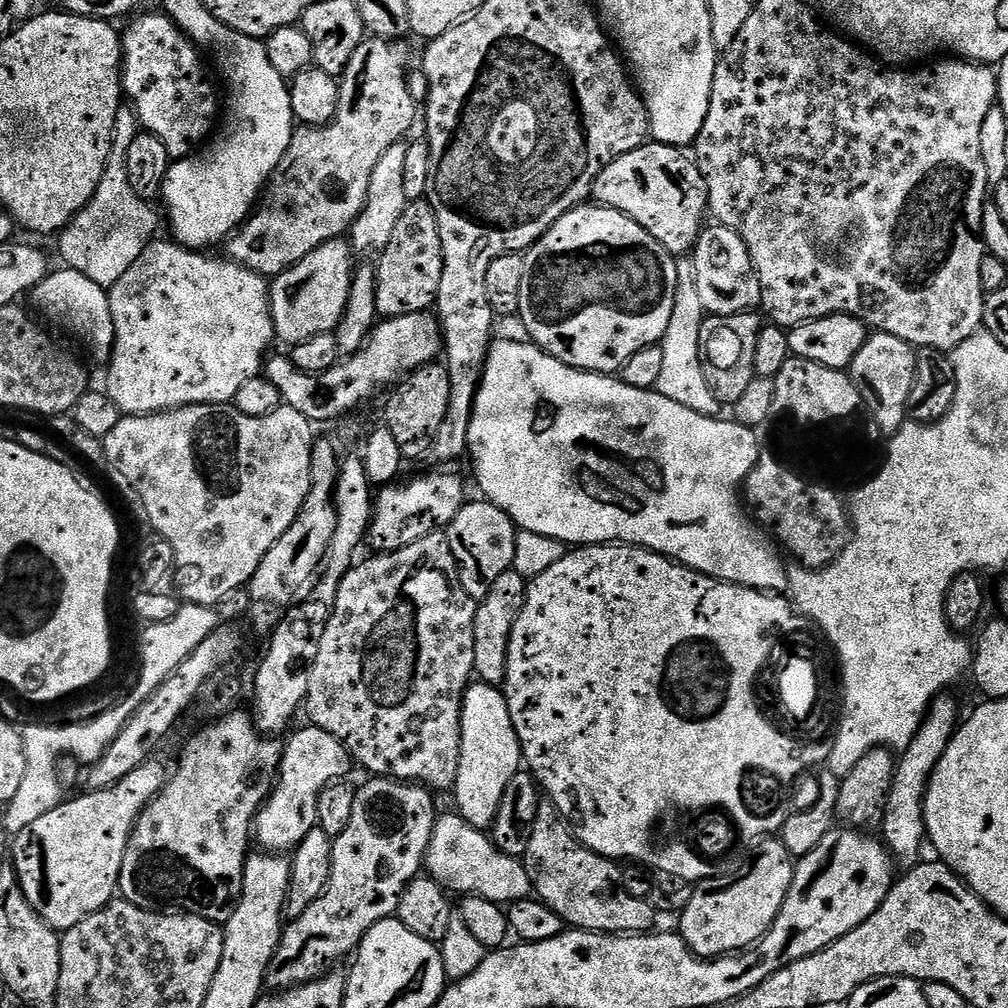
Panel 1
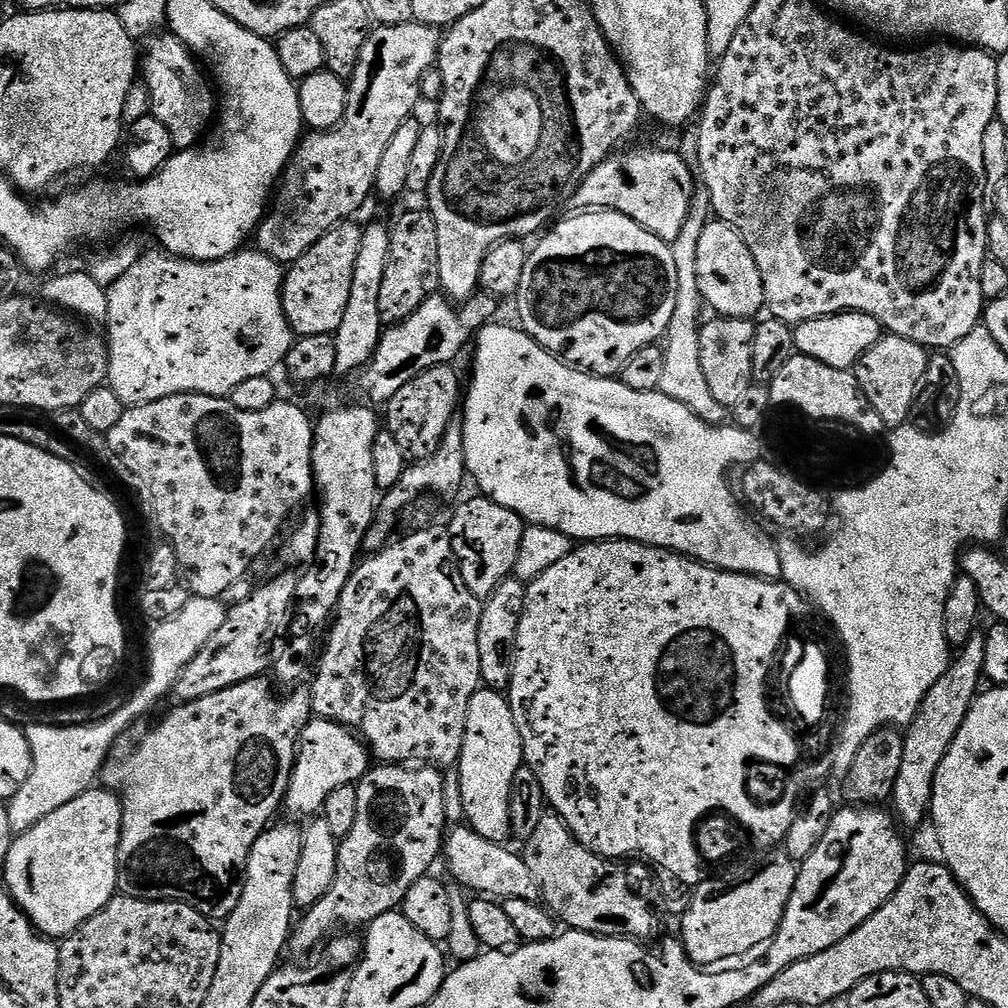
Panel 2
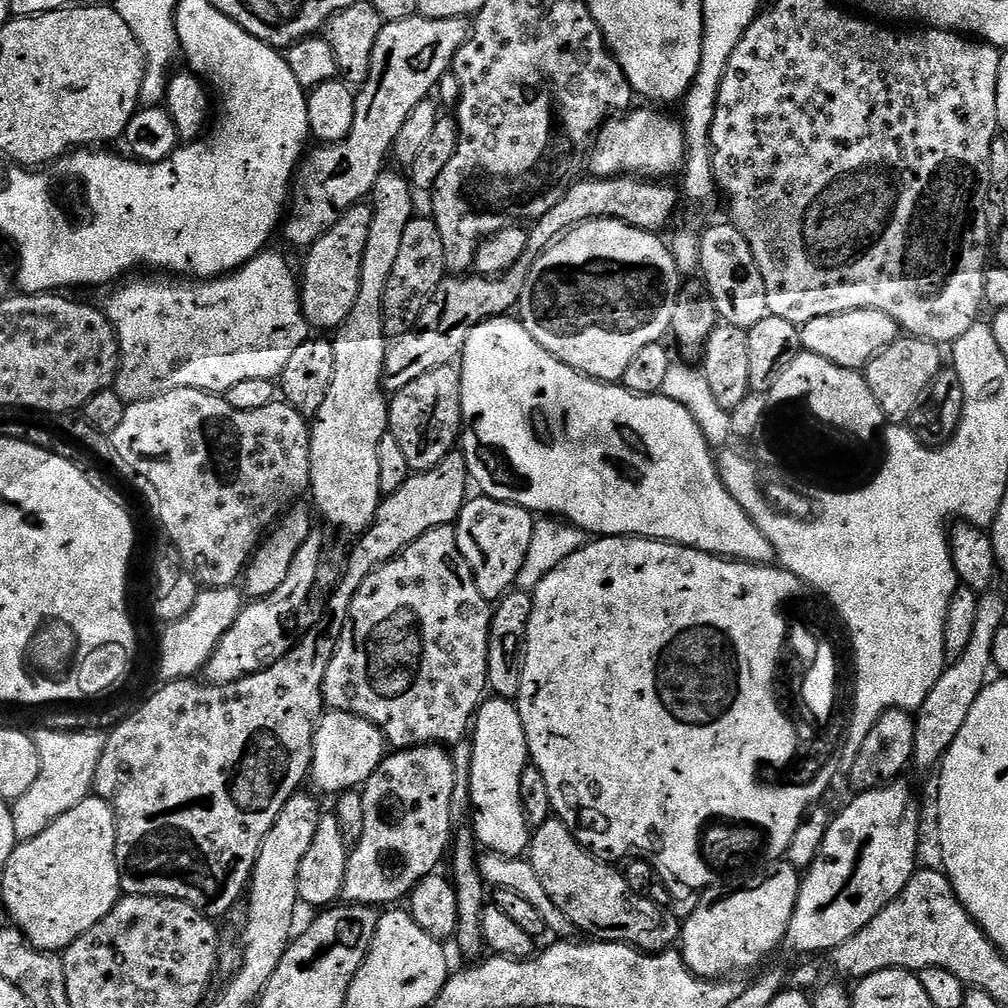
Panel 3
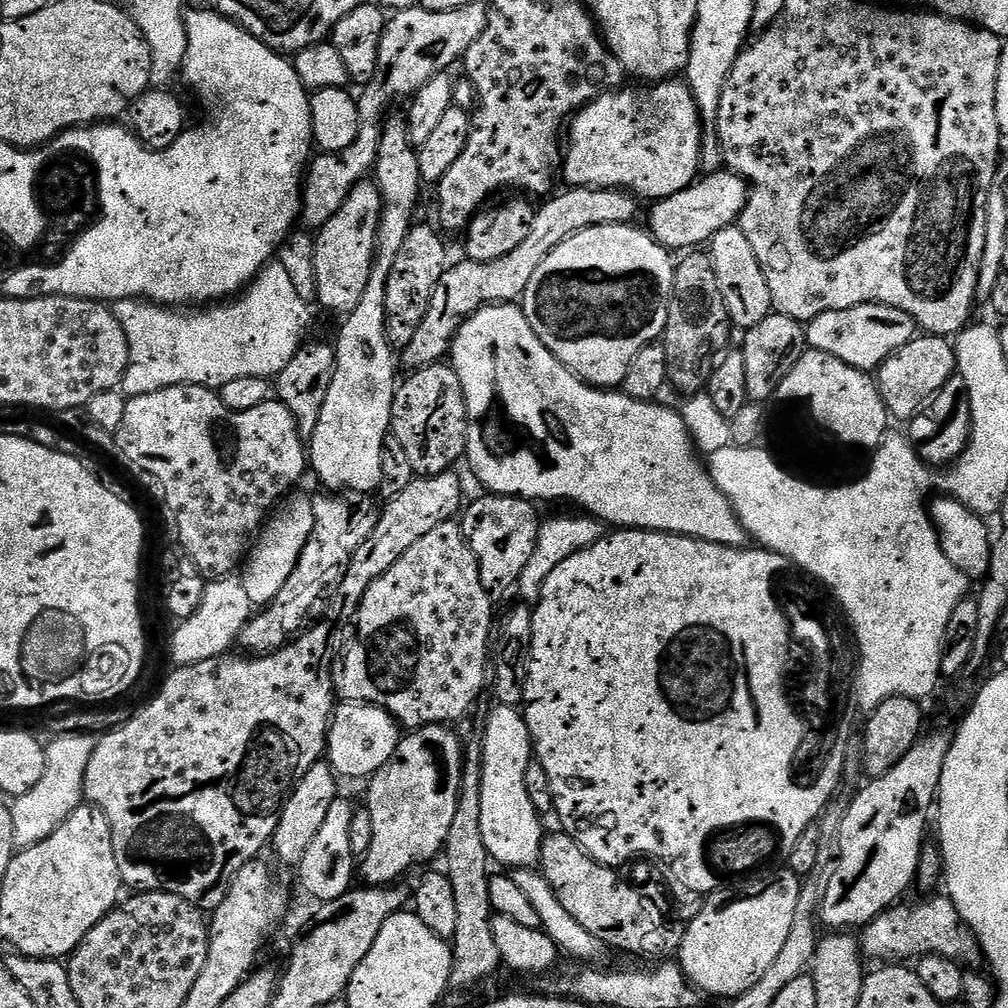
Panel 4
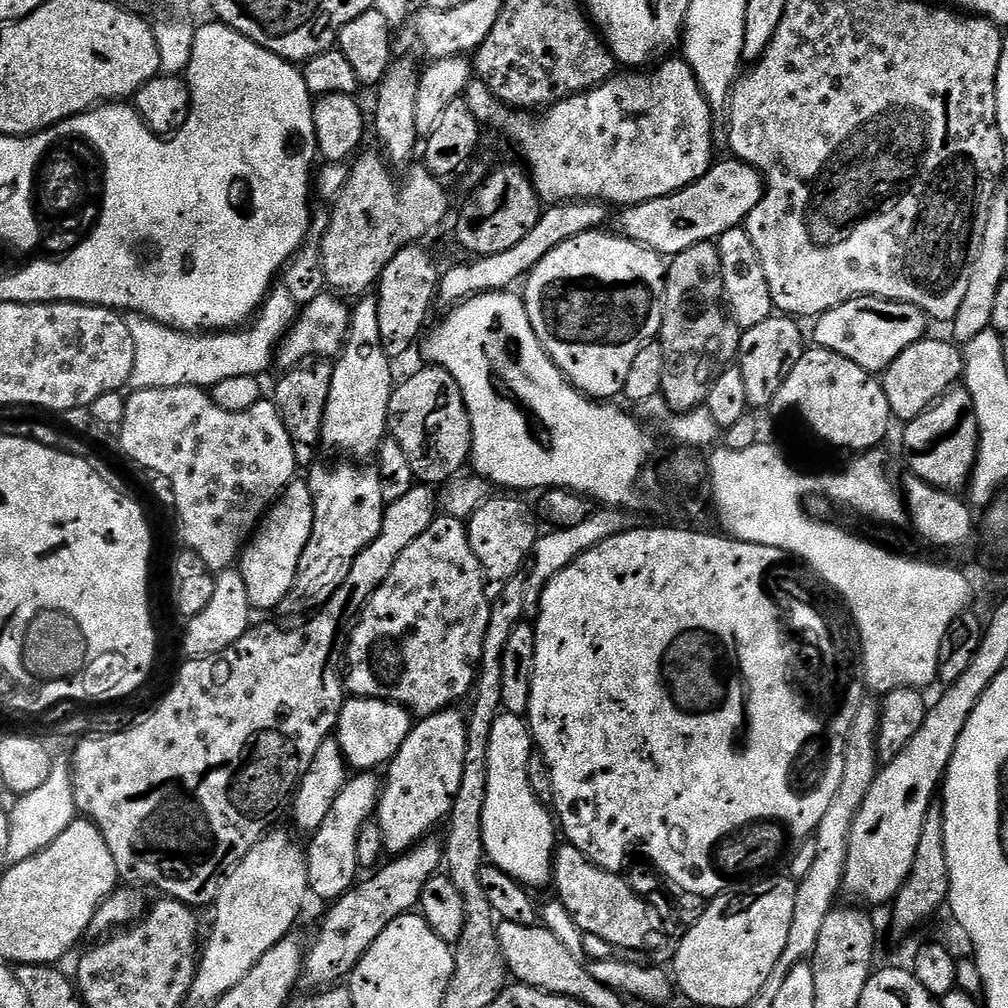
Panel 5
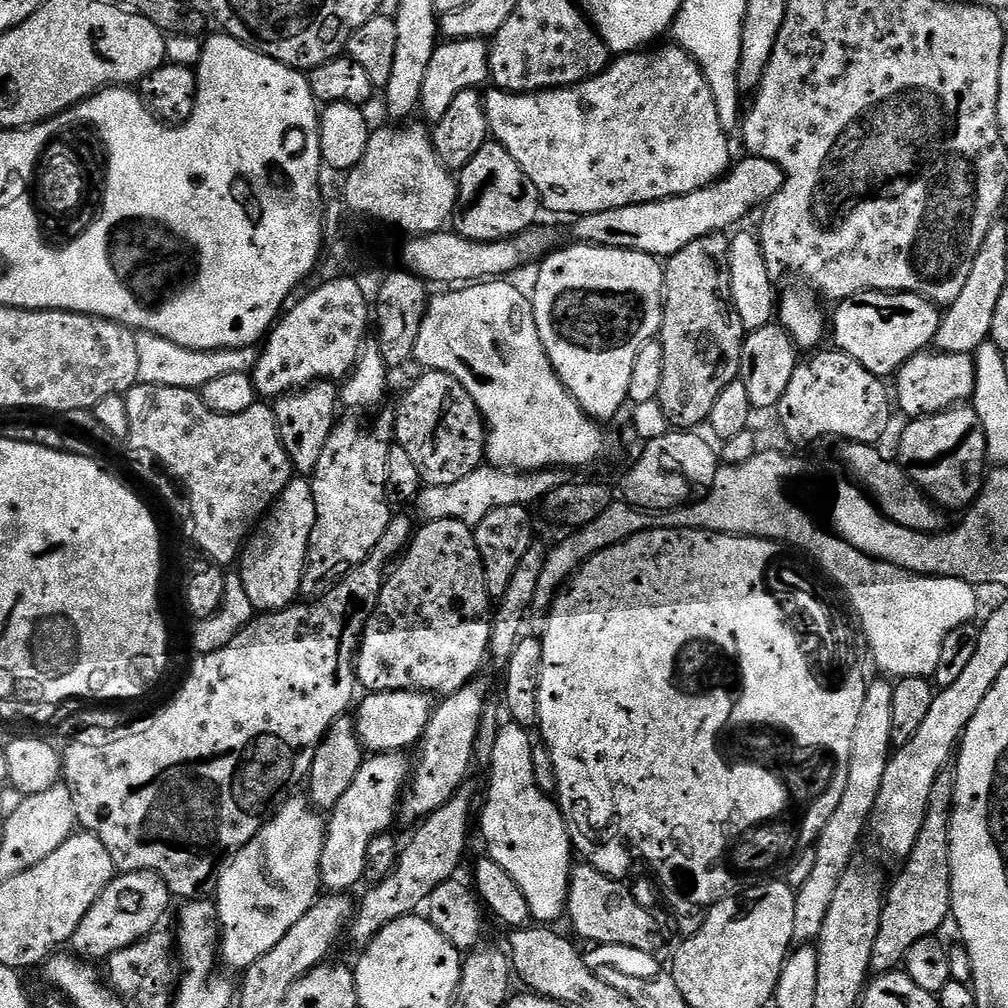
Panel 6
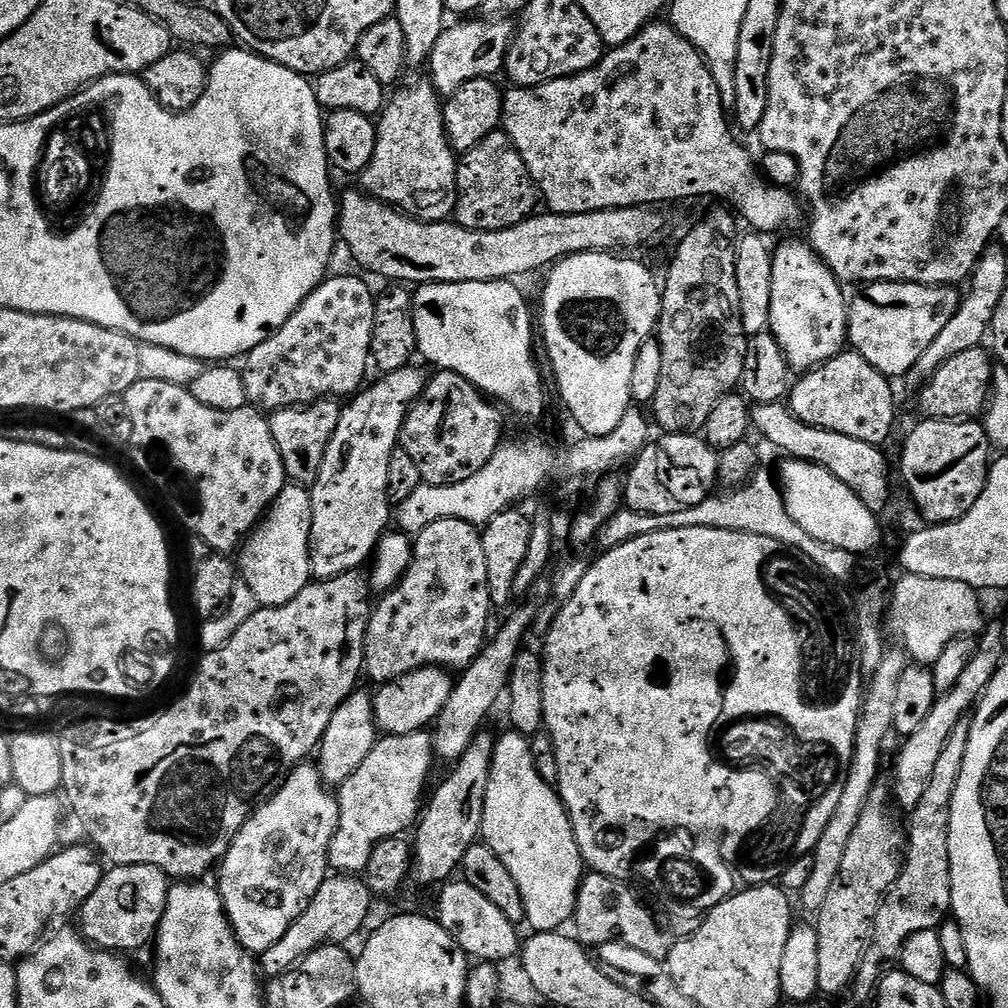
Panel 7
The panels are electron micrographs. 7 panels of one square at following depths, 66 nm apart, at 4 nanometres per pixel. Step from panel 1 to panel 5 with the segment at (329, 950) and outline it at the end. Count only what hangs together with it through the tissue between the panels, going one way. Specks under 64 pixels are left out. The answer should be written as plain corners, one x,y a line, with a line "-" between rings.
455,707
435,712
433,716
417,719
408,731
406,742
398,750
393,760
388,761
388,777
382,780
376,802
375,823
380,825
380,839
384,842
384,851
399,854
410,851
415,844
425,839
434,828
447,821
452,813
454,798
462,786
462,766
466,766
466,730
468,721
465,713
456,712

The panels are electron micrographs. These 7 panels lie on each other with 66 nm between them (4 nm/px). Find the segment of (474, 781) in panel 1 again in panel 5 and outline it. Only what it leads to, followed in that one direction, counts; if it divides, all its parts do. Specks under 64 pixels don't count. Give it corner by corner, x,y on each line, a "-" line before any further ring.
502,714
490,730
490,774
486,782
486,806
482,810
482,838
487,859
506,874
510,874
519,884
529,890
544,888
553,883
552,866
558,847
558,824
553,813
546,809
545,801
530,790
528,763
534,754
532,730
524,716

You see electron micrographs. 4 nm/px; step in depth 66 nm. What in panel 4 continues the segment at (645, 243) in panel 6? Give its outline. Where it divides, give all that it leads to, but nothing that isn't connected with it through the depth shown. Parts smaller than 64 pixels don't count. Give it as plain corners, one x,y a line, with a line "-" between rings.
727,170
707,173
686,190
665,200
655,201
648,216
647,231
669,250
692,250
707,245
718,230
733,227
739,221
748,201
749,183
743,176

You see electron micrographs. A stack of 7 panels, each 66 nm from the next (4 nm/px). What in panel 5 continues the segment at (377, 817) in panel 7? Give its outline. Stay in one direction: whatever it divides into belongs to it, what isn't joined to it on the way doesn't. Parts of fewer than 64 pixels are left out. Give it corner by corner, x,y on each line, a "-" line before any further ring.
356,774
349,779
348,784
334,798
334,806
330,806
330,814
326,814
326,822
311,833
306,844
306,859
308,862
308,882
313,897
320,900
335,902
357,883
358,865
358,834
376,815
378,799
378,780
372,774

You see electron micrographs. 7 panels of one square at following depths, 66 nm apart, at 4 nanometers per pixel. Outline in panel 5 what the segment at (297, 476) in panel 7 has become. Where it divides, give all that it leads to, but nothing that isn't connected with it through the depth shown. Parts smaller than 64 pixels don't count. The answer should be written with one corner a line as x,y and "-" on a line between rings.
316,358
311,362
301,364
298,368
287,369
281,375
284,377
276,384
274,403
277,410
280,411
282,422
286,422
290,442
294,442
297,465
308,466
317,459
316,448
321,447
320,435
326,414
326,402
330,398
332,370
333,365
327,359

